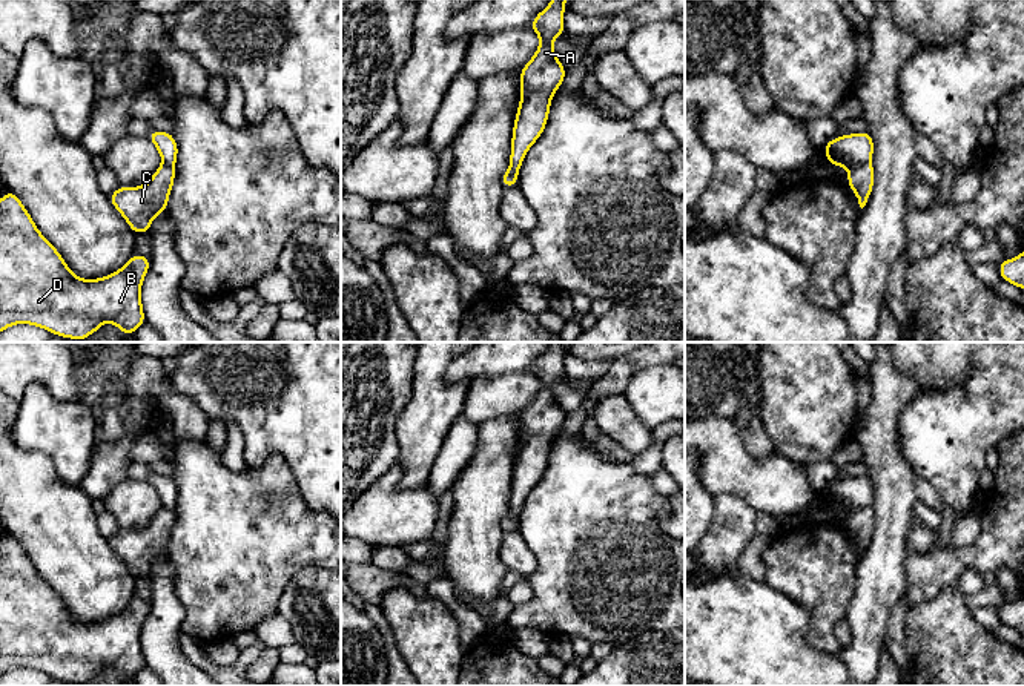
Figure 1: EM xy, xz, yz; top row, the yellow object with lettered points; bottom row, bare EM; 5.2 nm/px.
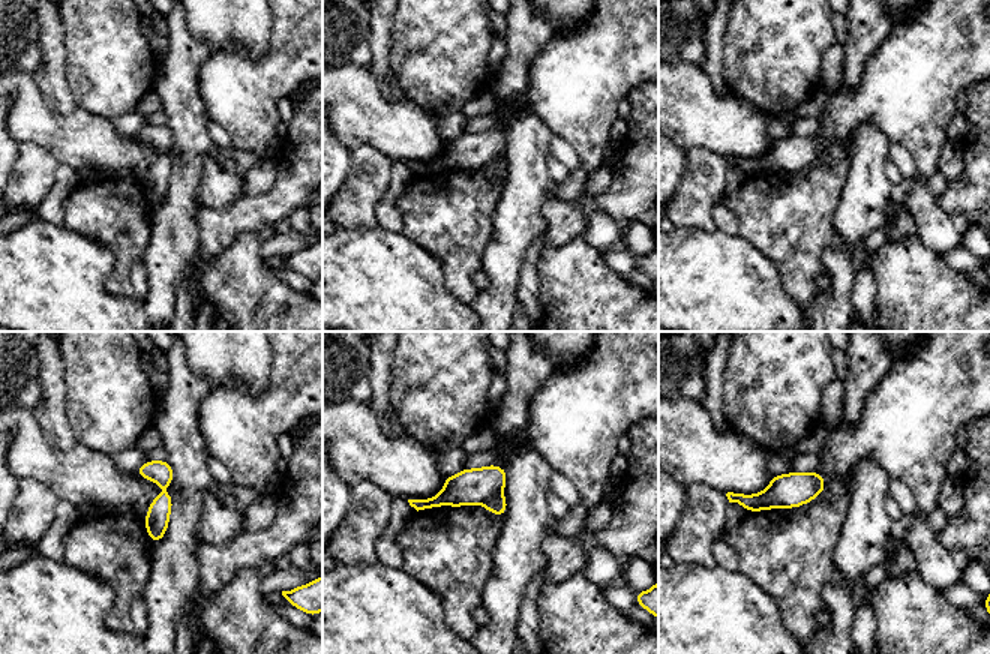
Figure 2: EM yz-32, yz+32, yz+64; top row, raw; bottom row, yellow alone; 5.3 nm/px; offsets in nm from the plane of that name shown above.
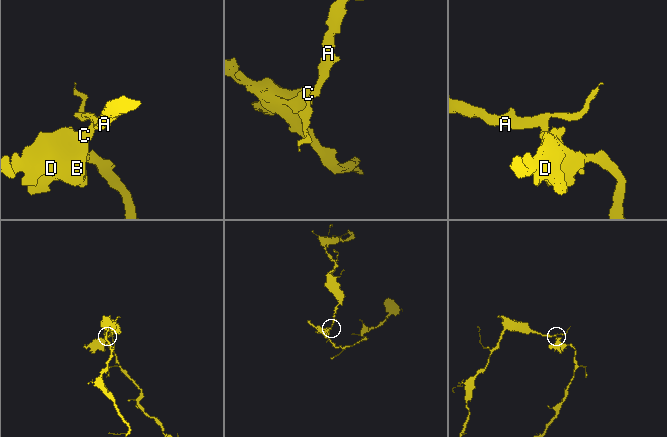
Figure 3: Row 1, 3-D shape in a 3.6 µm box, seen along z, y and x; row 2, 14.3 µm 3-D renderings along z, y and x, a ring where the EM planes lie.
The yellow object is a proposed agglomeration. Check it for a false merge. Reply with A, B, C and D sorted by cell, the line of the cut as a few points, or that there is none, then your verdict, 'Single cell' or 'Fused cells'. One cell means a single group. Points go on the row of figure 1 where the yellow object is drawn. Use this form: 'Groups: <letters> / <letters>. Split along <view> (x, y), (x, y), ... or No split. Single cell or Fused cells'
Groups: A / B C D. Split along yz (871, 161), (851, 169). Fused cells

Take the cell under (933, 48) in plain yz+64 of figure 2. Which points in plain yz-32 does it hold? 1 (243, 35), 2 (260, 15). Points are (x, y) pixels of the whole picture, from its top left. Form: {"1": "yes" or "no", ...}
{"1": "no", "2": "no"}

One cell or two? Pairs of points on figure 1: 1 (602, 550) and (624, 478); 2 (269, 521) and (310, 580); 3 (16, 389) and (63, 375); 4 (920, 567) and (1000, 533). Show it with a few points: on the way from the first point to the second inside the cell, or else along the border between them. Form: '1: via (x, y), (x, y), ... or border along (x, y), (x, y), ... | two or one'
1: via (602, 531), (602, 511), (611, 496) | one
2: border along (324, 567), (304, 565), (290, 579), (280, 597) | two
3: via (28, 376), (51, 375) | one
4: via (940, 567), (958, 559), (974, 557), (980, 553) | one

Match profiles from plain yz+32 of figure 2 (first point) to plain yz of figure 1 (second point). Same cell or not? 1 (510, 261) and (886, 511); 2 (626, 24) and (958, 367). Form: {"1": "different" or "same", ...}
{"1": "same", "2": "different"}

